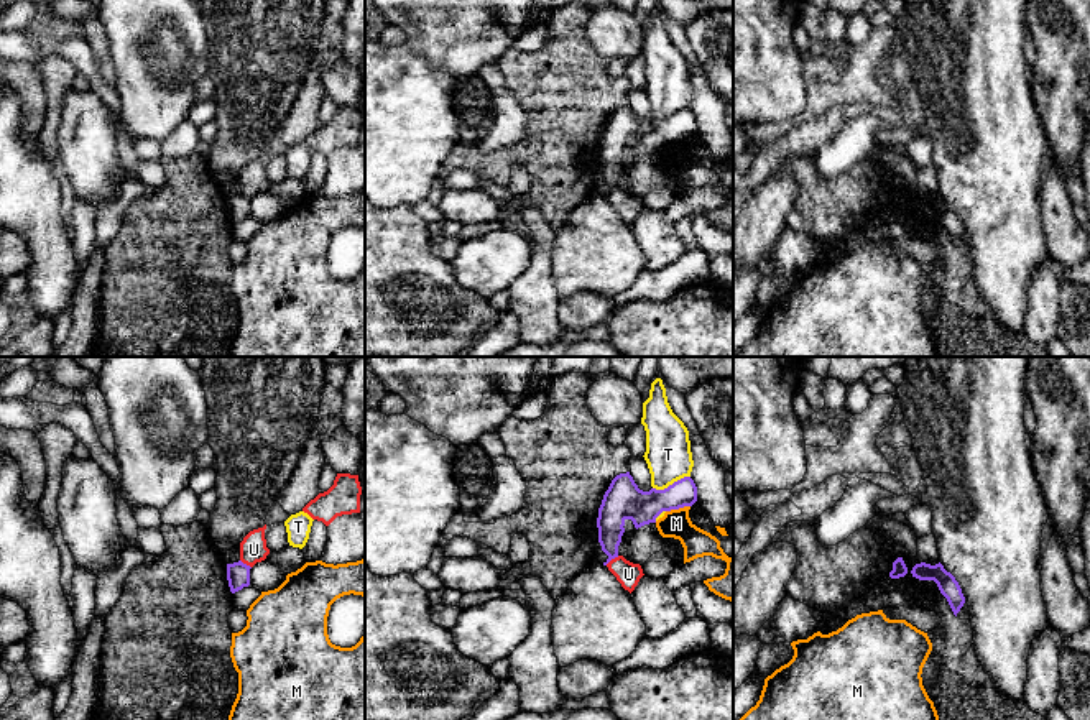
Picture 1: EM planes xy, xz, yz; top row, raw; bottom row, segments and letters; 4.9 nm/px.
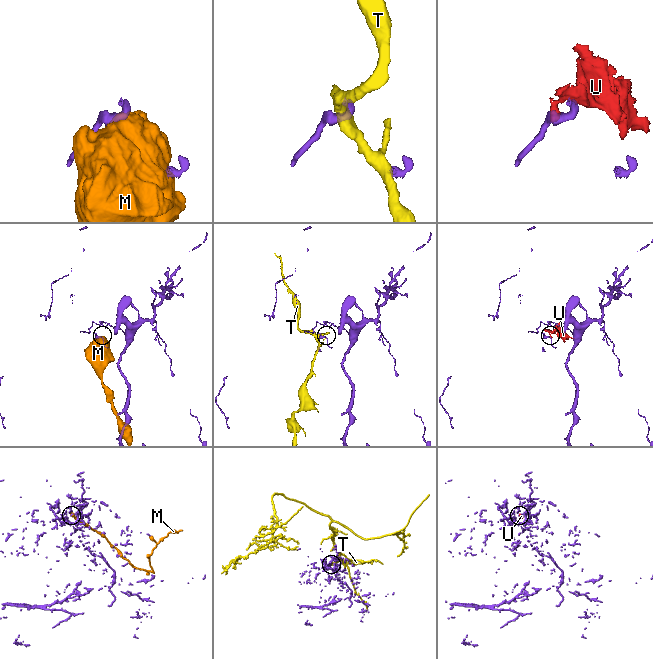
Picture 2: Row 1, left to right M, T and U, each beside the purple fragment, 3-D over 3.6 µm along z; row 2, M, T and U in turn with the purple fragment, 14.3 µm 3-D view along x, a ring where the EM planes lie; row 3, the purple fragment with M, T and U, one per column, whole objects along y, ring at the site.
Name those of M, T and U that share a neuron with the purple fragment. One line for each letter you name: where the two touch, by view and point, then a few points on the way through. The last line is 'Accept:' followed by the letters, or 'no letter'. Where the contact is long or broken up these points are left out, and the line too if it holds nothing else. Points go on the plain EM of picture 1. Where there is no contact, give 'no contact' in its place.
Accept: no letter

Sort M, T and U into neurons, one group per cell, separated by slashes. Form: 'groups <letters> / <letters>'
groups M / T / U

